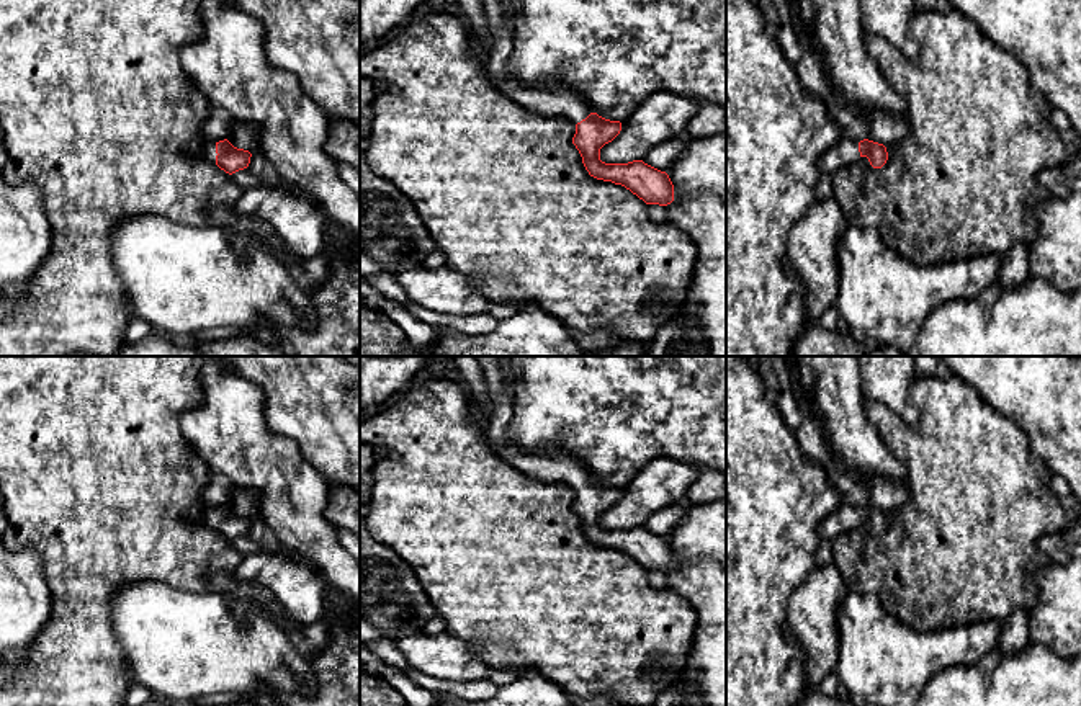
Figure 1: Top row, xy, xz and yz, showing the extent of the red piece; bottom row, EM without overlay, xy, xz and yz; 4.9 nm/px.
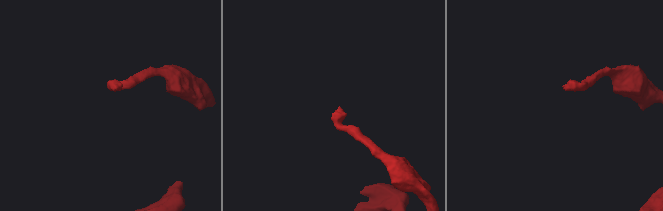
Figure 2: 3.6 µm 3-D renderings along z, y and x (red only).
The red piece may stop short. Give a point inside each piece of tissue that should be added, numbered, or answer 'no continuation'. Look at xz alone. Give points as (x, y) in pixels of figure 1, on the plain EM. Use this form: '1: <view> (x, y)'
1: xz (551, 464)

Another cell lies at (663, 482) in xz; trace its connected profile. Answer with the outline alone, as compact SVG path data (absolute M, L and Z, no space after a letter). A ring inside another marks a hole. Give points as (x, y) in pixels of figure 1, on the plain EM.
M656 458L621 489L620 500L600 515L600 526L605 530L644 526L654 513L687 498L697 479L697 466Z

